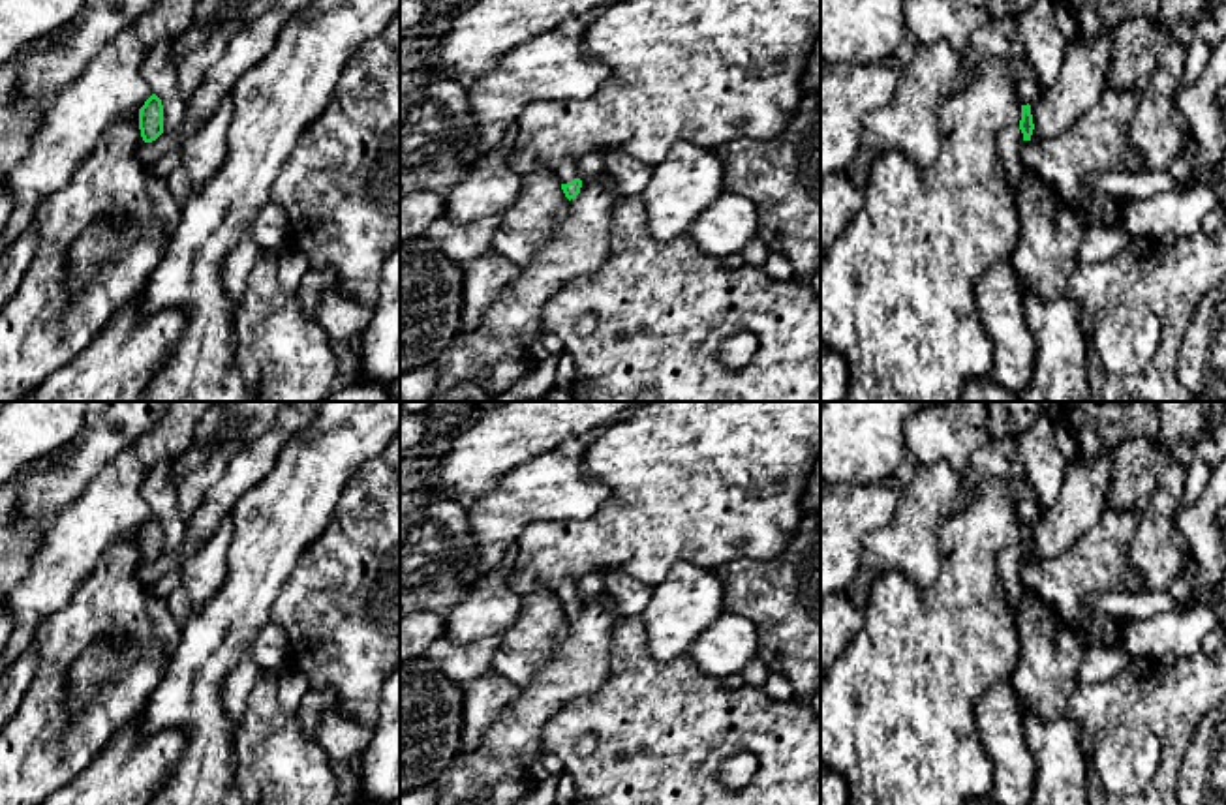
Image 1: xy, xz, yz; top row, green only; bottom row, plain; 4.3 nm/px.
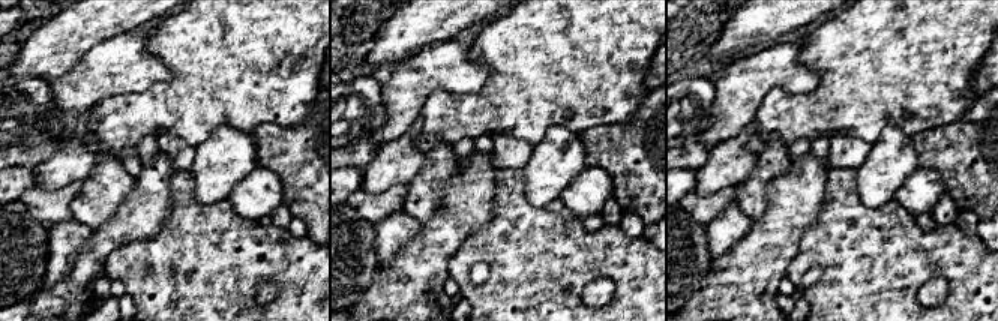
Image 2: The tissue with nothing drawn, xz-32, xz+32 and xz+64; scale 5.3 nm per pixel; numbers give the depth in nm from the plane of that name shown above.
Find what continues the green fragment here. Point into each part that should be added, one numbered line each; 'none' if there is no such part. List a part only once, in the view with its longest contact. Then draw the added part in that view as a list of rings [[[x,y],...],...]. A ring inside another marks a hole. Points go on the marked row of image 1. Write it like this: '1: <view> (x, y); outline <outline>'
1: yz (1011, 139); outline [[[1019,124],[1006,128],[999,137],[999,156],[1004,165],[1006,182],[1014,193],[1019,190],[1023,175],[1023,163],[1019,159],[1019,148],[1023,143]]]

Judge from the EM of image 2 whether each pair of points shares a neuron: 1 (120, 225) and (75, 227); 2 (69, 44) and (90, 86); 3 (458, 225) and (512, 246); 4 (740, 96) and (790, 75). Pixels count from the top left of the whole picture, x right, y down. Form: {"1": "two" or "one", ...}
{"1": "two", "2": "two", "3": "two", "4": "one"}

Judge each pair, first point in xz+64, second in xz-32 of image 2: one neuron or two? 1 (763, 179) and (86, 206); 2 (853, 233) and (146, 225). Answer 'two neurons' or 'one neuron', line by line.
1: one neuron
2: two neurons

